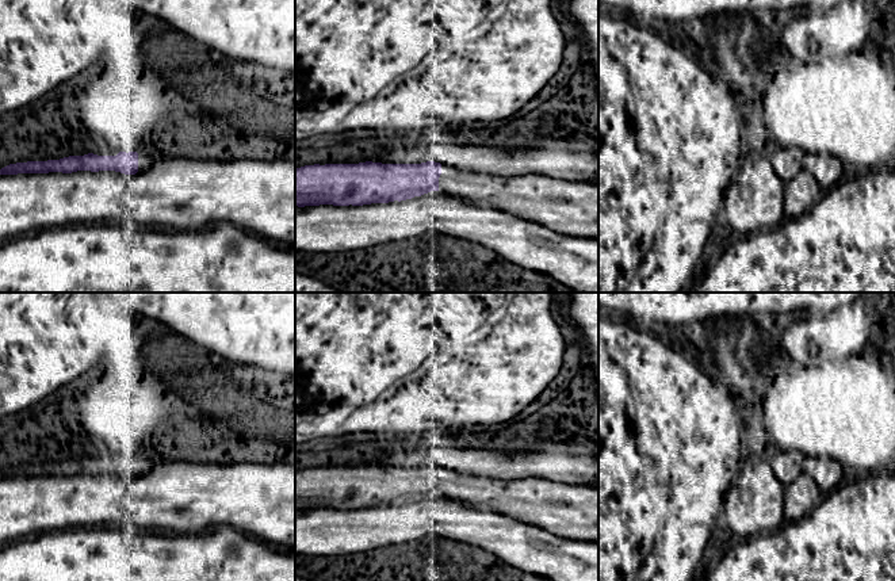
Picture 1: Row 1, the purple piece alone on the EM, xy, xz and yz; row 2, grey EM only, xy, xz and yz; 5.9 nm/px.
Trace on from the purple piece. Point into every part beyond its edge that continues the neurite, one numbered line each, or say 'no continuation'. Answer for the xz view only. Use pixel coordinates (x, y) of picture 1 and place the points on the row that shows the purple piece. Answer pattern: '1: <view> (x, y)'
1: xz (572, 209)

